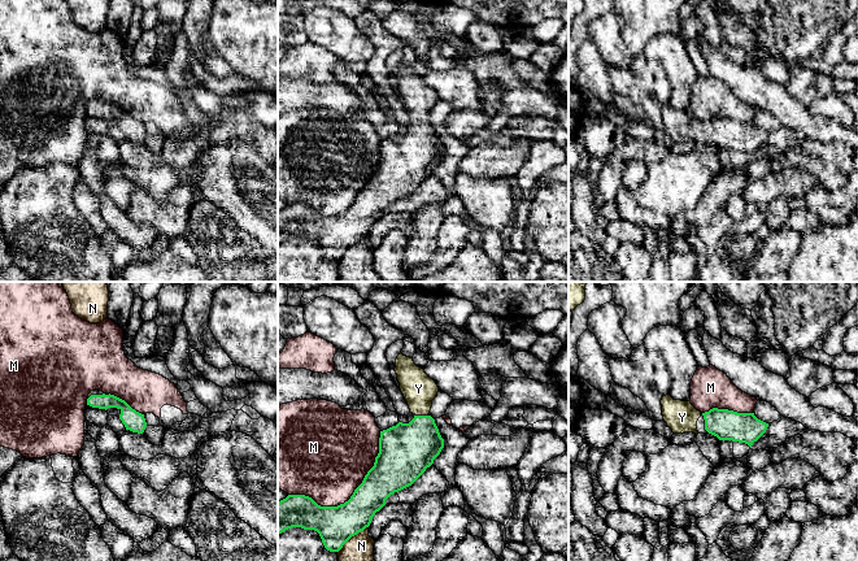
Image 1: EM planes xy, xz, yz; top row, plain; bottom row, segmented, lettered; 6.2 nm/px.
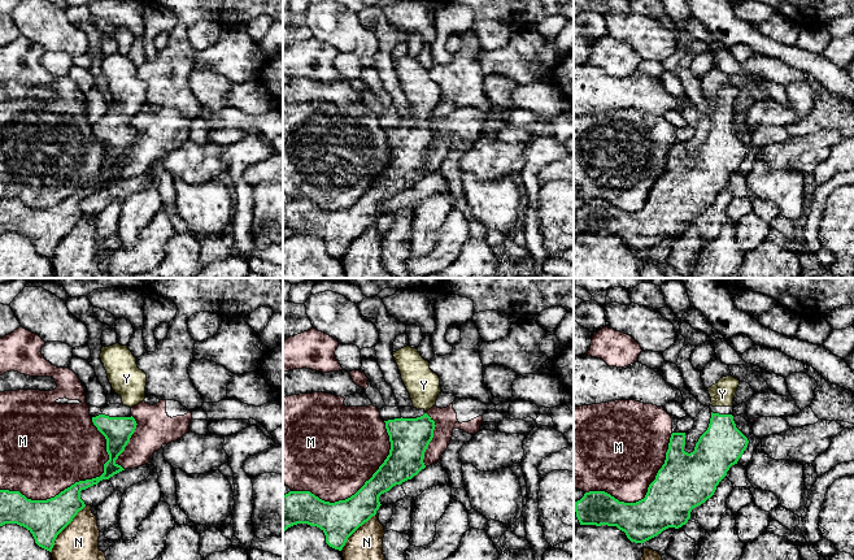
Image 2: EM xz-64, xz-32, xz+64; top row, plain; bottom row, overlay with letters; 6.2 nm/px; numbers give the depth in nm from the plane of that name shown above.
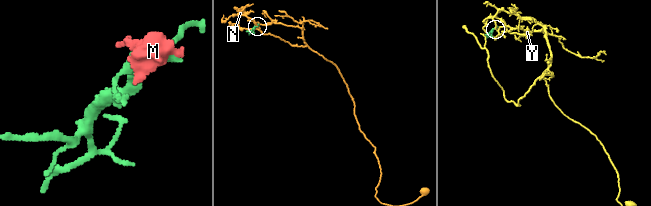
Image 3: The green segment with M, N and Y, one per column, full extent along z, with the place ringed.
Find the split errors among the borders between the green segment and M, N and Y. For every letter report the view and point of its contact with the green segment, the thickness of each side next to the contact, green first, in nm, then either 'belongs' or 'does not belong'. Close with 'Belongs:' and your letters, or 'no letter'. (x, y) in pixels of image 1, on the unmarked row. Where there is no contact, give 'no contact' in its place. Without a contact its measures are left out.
M: xz (352, 204) | 240/460 nm | does not belong
N: xz (352, 244) | 240/240 nm | does not belong
Y: xz (421, 125) | 340/200 nm | belongs
Belongs: Y

